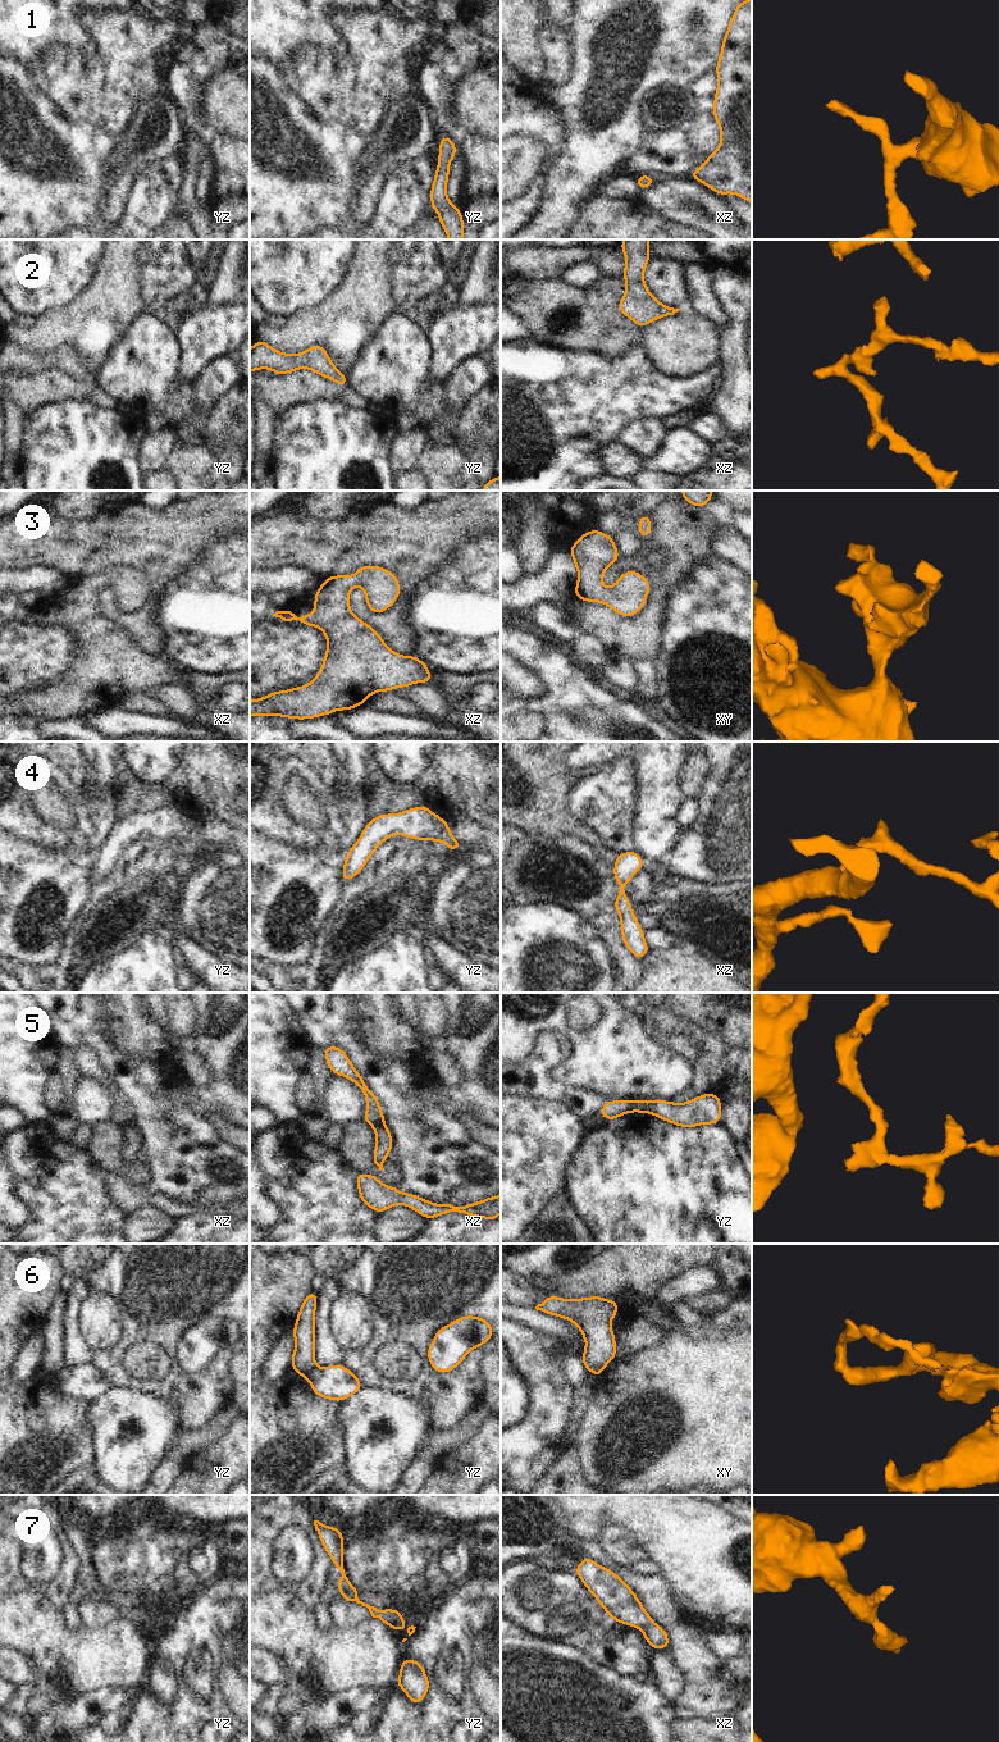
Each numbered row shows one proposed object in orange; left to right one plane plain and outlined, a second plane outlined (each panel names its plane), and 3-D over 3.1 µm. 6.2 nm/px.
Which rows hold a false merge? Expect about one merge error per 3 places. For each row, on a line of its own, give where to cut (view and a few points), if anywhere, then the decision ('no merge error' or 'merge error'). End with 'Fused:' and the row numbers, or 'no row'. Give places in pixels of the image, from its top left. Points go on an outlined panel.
1: cut none; no merge error
2: cut none; no merge error
3: cut none; no merge error
4: cut none; no merge error
5: cut xz (383, 1122), (373, 1126); merge error
6: cut yz (315, 1366), (304, 1376); merge error
7: cut none; no merge error
Fused: 5, 6

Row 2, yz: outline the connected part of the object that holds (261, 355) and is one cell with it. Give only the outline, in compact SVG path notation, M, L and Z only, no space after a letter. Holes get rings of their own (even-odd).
M257 339L250 348L250 371L268 369L275 375L286 375L301 369L334 380L341 388L347 388L347 375L341 373L330 360L324 346L314 345L296 355L274 350L269 343Z

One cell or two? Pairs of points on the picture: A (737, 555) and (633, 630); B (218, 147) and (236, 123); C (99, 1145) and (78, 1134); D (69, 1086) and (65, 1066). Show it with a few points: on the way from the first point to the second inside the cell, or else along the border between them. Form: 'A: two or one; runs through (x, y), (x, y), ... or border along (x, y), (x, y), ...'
A: two; border along (726, 527), (721, 527), (711, 539), (714, 555)
B: two; border along (213, 132), (224, 132), (236, 138)
C: two; border along (92, 1127), (90, 1141), (83, 1148)
D: one; runs through (69, 1081), (68, 1071)

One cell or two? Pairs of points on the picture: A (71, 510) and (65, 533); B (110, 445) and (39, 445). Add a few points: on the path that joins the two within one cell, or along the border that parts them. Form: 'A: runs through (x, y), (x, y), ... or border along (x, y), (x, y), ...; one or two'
A: border along (54, 512), (71, 520), (92, 520), (97, 515); two
B: runs through (92, 445), (56, 445); one

